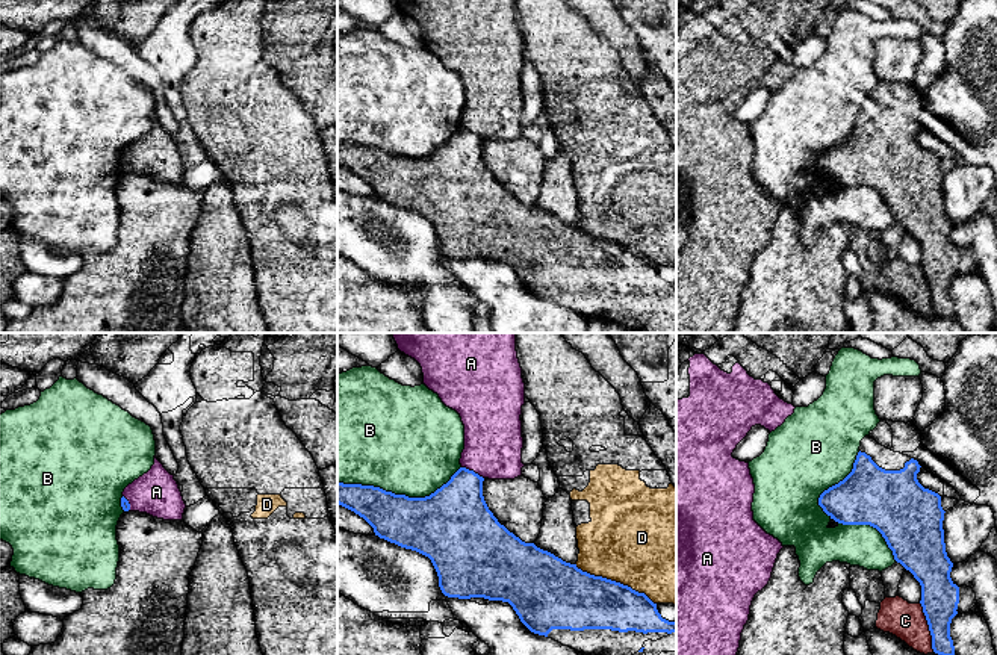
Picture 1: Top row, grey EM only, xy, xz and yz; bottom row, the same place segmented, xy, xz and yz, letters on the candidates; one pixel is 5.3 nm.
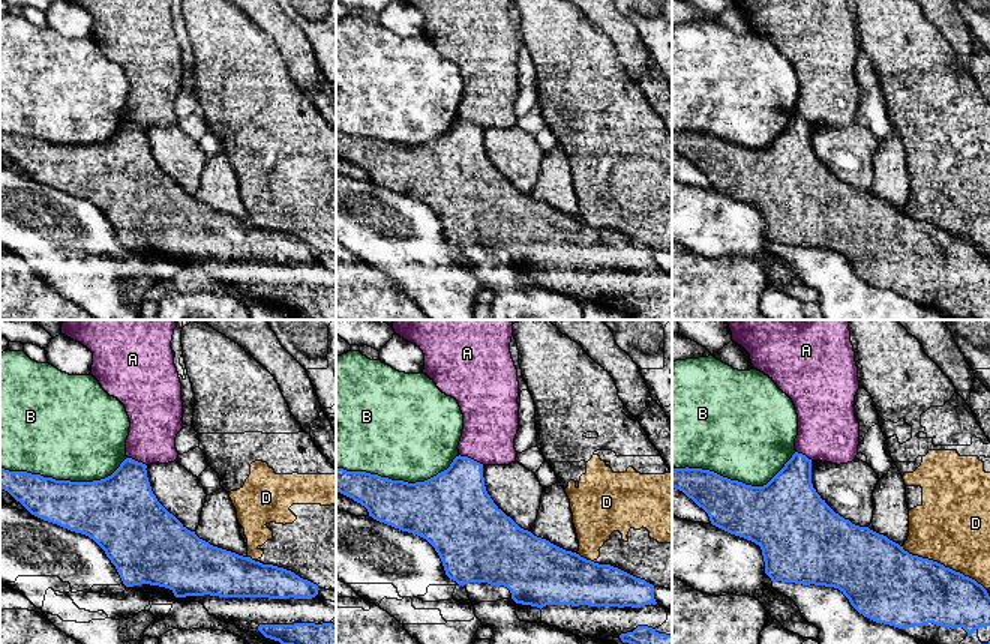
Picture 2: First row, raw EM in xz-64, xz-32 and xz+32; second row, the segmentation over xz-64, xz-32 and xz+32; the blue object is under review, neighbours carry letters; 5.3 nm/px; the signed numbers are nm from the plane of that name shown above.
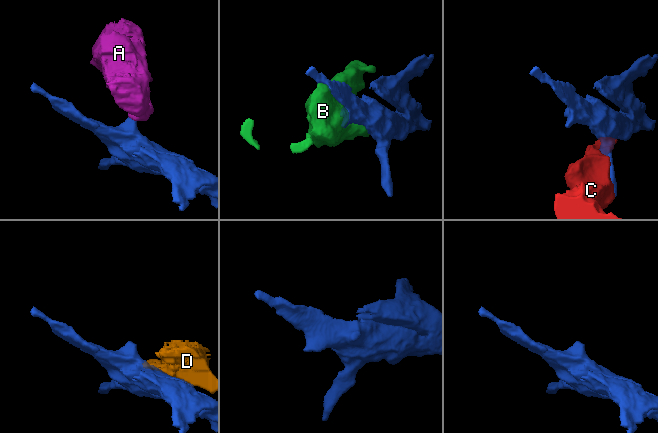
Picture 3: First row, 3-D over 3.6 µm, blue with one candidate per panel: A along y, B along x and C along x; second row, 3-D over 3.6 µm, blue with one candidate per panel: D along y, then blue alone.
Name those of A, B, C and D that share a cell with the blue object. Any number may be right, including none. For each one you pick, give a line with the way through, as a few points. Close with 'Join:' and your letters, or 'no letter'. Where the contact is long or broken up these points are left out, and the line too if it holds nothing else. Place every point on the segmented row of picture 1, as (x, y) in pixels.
Join: no letter

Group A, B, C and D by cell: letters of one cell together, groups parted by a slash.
A / B / C / D

